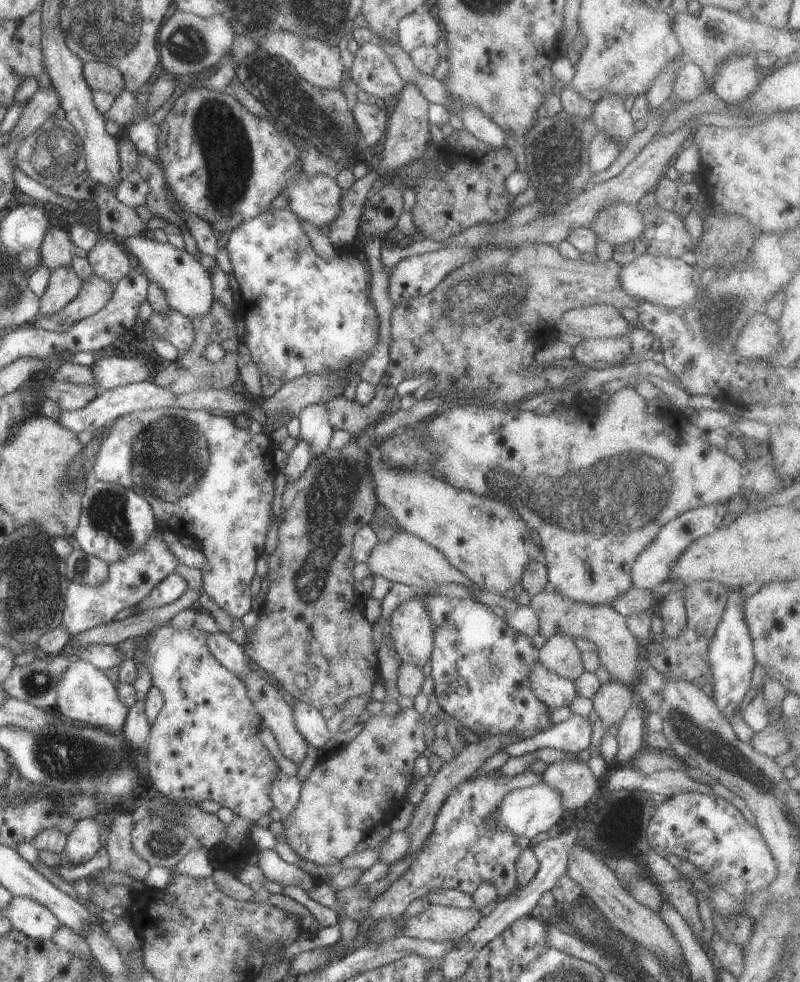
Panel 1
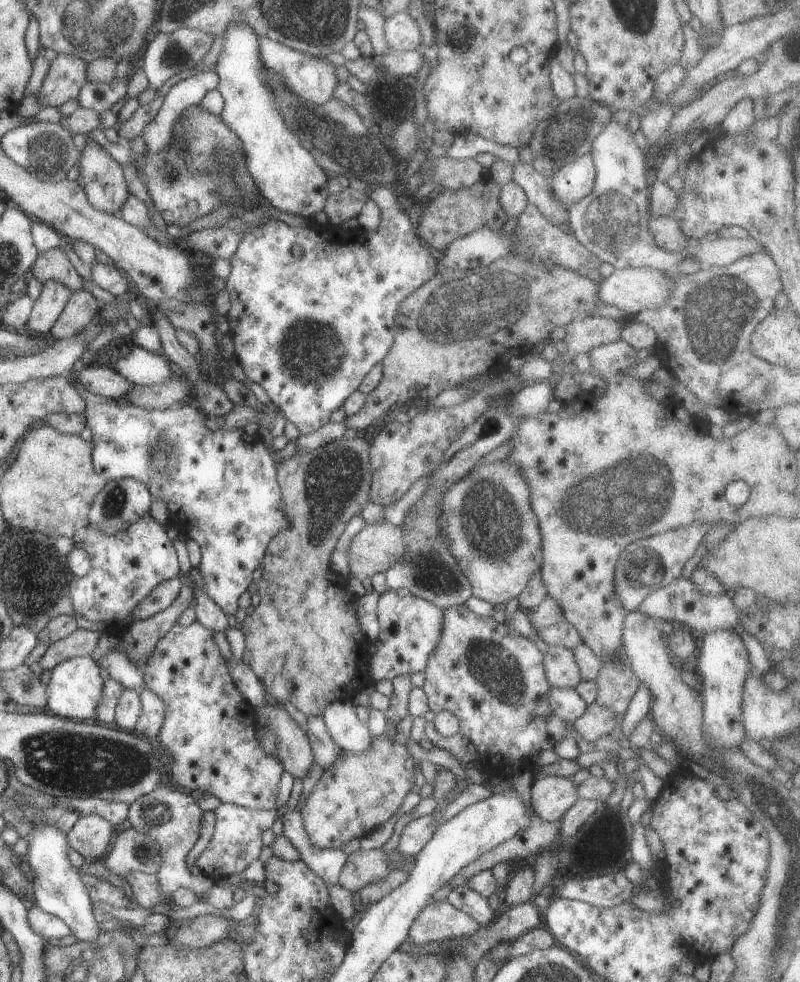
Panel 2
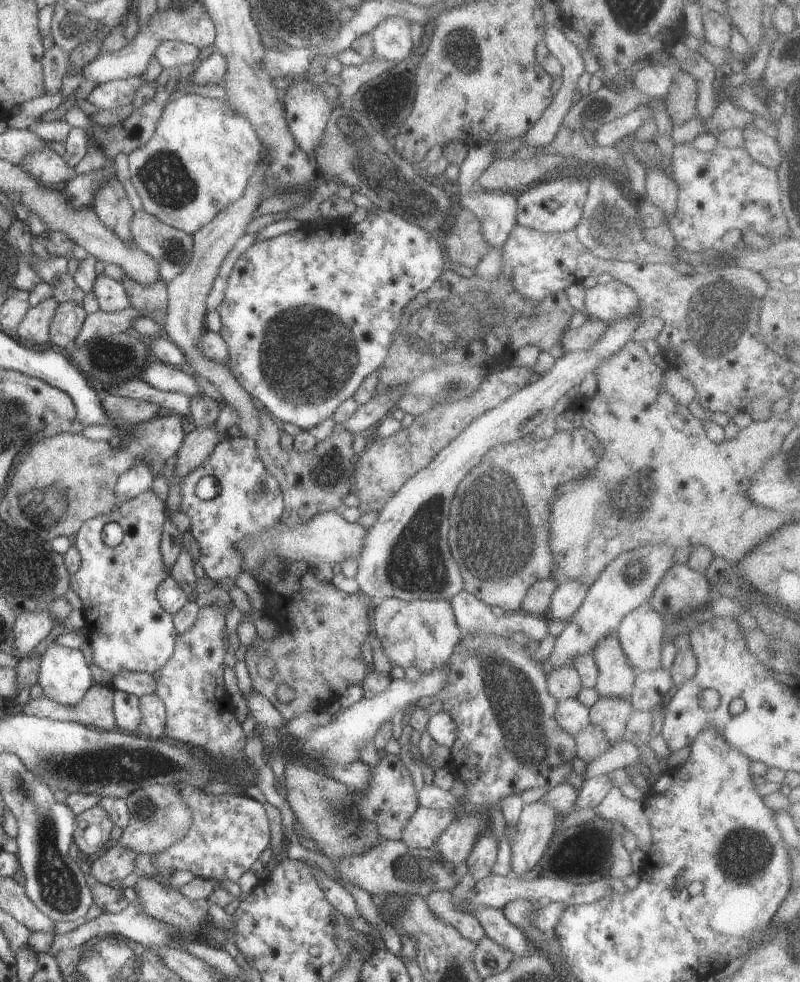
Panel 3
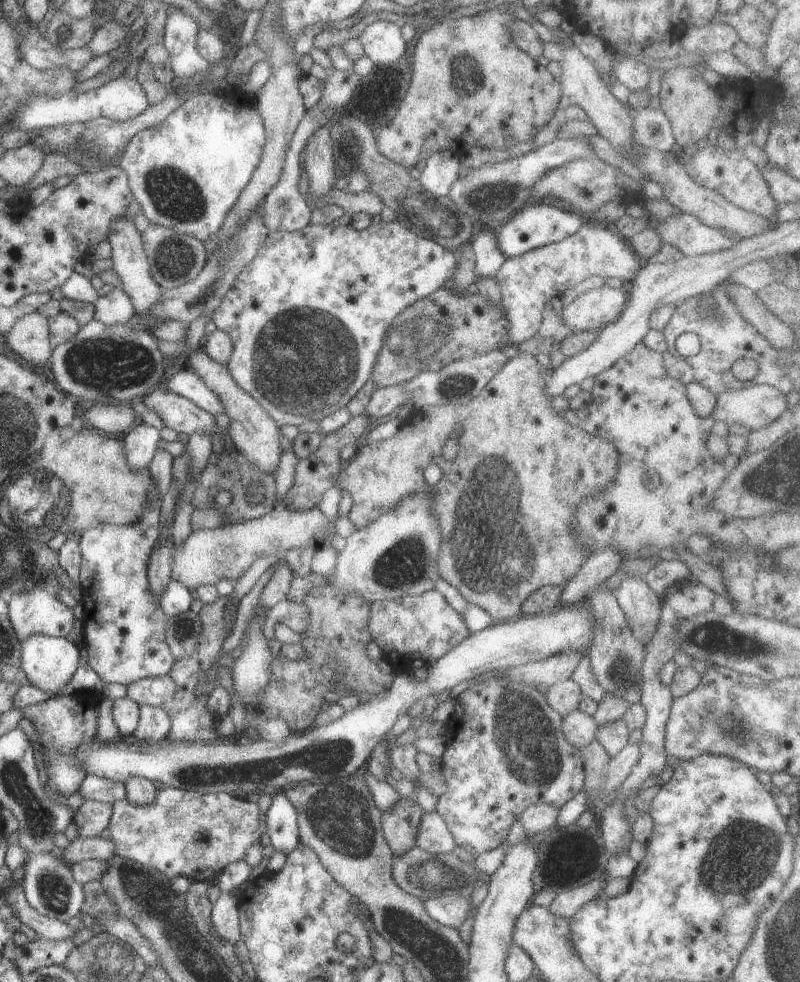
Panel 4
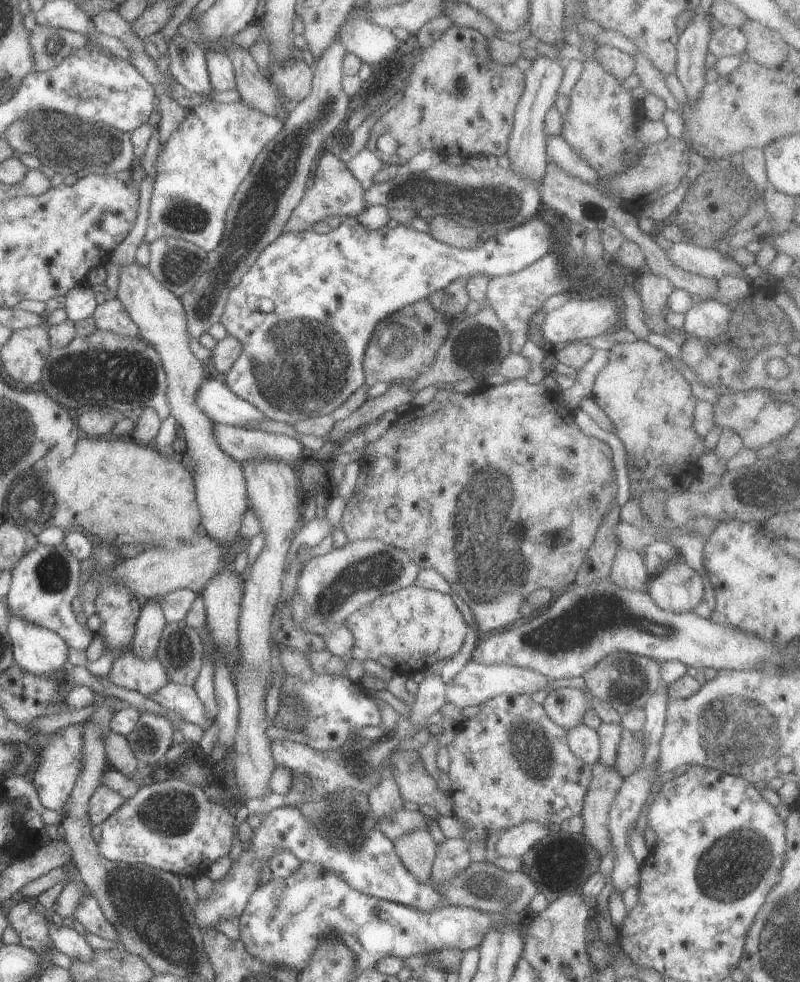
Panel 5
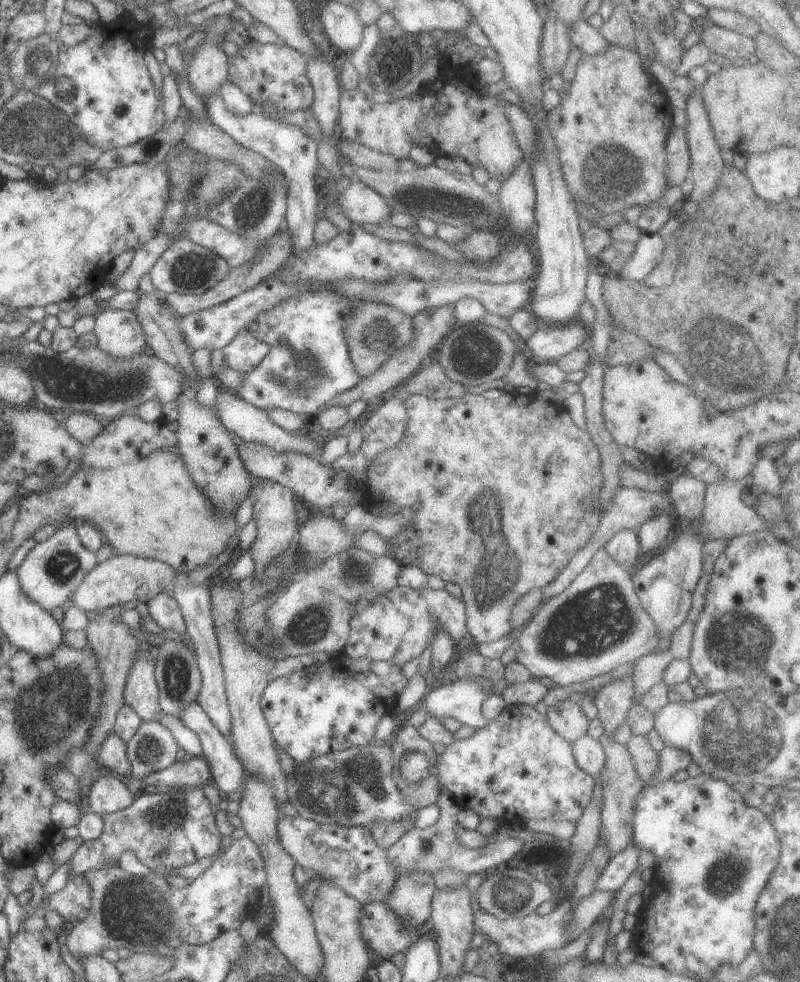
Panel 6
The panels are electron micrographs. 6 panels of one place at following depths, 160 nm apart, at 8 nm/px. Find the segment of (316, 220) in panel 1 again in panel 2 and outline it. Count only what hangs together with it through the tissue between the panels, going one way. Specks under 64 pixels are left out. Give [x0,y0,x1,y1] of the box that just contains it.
[216,22,328,218]

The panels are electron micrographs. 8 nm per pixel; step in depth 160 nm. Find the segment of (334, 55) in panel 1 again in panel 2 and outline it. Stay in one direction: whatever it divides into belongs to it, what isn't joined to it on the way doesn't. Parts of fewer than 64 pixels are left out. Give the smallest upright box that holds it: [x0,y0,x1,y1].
[257,37,338,106]

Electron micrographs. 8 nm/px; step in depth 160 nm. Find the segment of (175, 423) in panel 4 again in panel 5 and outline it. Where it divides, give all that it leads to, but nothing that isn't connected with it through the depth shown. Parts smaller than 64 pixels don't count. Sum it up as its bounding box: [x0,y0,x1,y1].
[213,423,302,464]

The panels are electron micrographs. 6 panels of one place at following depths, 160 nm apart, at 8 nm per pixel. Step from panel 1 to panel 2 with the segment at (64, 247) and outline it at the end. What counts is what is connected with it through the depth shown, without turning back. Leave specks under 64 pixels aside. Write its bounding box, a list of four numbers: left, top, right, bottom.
[28,247,82,292]

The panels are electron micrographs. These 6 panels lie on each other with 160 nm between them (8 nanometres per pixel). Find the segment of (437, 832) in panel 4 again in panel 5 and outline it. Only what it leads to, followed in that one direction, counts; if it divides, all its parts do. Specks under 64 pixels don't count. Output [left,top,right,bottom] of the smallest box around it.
[431,837,471,888]

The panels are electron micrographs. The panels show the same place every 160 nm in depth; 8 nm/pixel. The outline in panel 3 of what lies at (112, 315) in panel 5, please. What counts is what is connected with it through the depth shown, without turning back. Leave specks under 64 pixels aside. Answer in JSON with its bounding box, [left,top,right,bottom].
[91,273,132,312]

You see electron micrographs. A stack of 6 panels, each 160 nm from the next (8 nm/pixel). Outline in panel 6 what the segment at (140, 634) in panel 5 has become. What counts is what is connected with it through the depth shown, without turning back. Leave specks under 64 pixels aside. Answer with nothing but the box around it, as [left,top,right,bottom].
[124,641,158,721]

